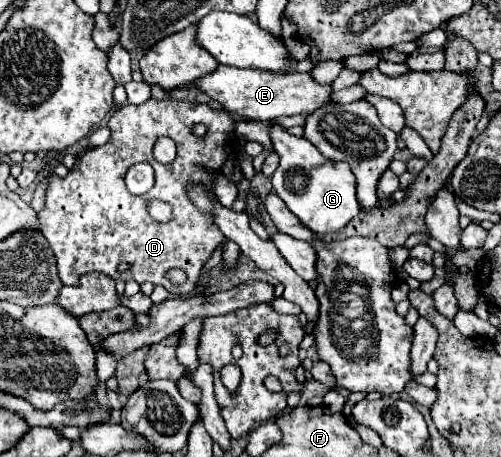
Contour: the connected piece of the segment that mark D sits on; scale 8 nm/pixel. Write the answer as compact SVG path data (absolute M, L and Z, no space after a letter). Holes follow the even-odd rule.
M148 99L142 105L124 105L110 117L108 125L112 129L110 141L104 147L82 153L64 179L54 175L46 191L46 205L38 211L42 233L58 261L58 277L64 285L76 285L82 275L96 271L114 281L150 281L162 285L172 295L188 295L196 289L200 269L224 237L214 223L214 215L202 213L190 201L188 185L212 185L216 199L214 173L220 173L230 155L236 153L236 123L226 113L212 111L206 103ZM196 123L208 129L204 137L192 135ZM158 137L176 141L178 153L168 165L158 163L152 155ZM140 161L150 163L156 171L156 185L142 197L132 195L124 185L126 171ZM152 199L160 199L172 207L172 219L168 223L158 223L150 217L148 203ZM120 263L130 263L132 267L120 273ZM170 267L182 267L188 273L188 281L172 285L166 279Z

